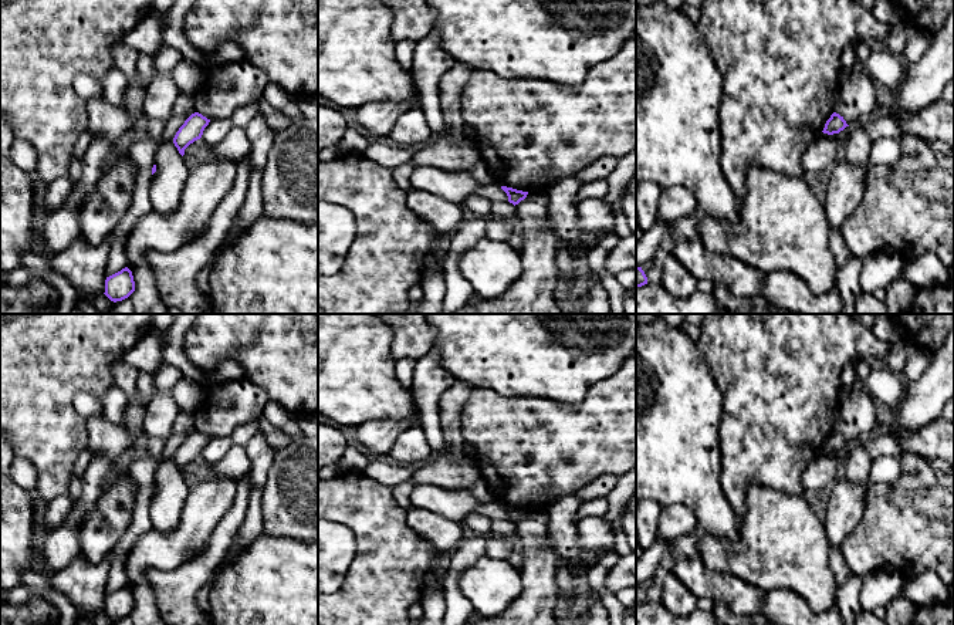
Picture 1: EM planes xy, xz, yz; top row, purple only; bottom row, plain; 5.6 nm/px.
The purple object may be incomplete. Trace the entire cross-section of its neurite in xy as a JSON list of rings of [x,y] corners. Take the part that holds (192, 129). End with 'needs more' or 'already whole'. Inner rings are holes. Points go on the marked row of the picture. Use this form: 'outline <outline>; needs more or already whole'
outline [[[194,112],[179,128],[179,131],[176,132],[173,138],[173,143],[182,156],[185,155],[185,149],[190,143],[202,138],[203,131],[209,125],[209,122],[210,119],[207,119],[199,112]]]; already whole

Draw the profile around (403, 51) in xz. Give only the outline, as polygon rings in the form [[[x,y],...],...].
[[[403,40],[395,44],[395,57],[400,64],[400,67],[406,71],[412,70],[415,47],[416,47],[416,43],[412,40]]]

